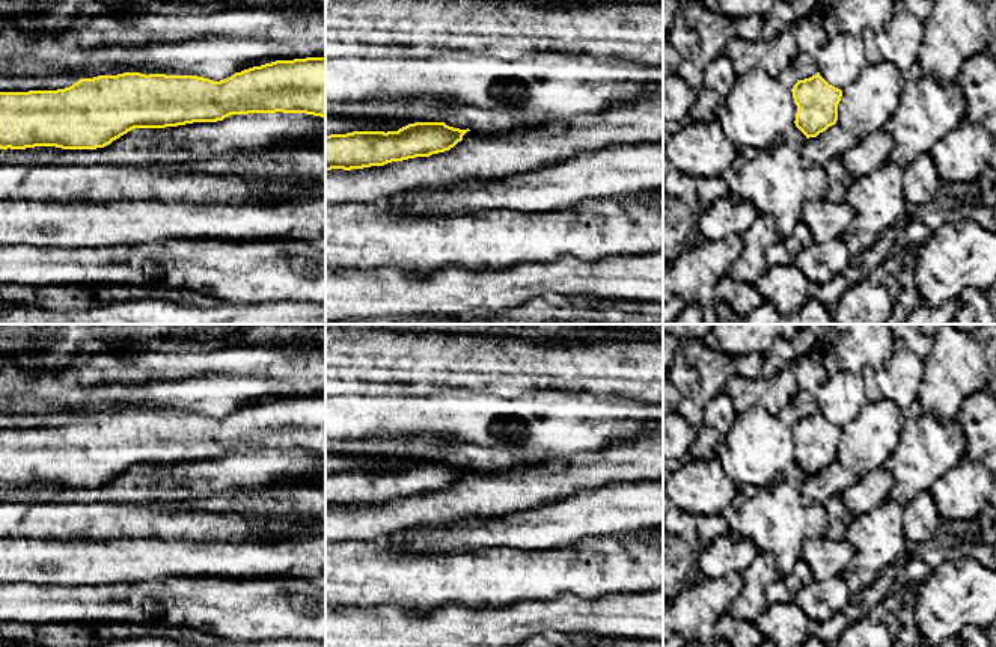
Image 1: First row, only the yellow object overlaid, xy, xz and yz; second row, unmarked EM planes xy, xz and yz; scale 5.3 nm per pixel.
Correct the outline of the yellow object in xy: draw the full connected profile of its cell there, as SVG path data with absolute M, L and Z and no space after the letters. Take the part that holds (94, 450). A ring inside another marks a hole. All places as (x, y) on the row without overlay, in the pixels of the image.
M325 395L276 398L220 419L124 410L57 428L0 430L0 487L96 487L134 466L276 449L325 457Z

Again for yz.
M820 410L797 418L791 430L797 443L794 461L806 477L817 475L836 461L842 428L829 422Z

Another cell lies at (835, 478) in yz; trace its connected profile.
M835 461L802 481L802 504L806 507L824 504L830 496L841 496L857 480L856 474Z

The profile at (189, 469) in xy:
M306 451L231 452L217 460L134 466L96 487L65 487L60 499L83 504L172 507L190 495L246 493L273 486L325 483L325 457Z

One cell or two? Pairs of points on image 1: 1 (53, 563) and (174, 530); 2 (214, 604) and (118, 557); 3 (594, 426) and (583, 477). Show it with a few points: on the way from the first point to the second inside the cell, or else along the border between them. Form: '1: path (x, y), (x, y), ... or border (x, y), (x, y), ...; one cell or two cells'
1: border (106, 539), (178, 539); two cells
2: border (195, 575), (157, 576), (125, 582); two cells
3: border (601, 451), (576, 457); two cells

